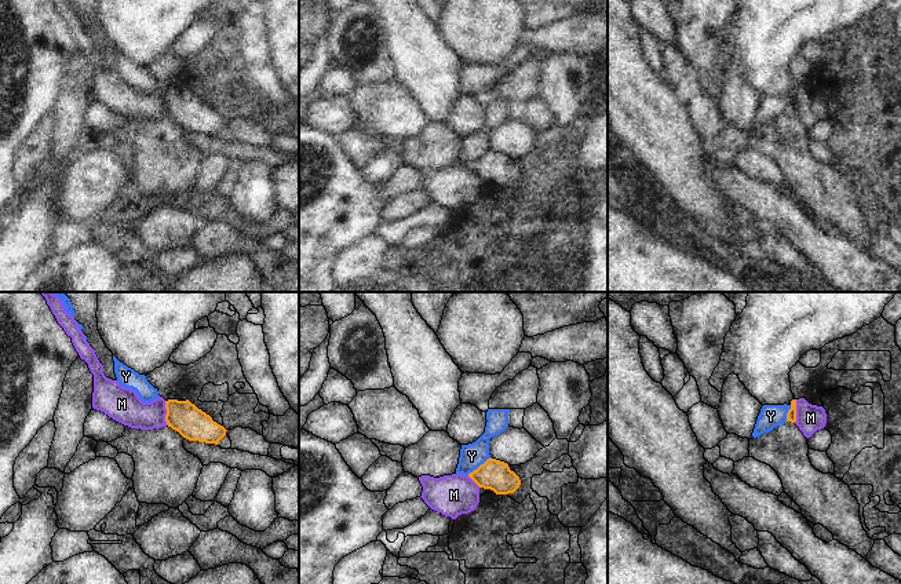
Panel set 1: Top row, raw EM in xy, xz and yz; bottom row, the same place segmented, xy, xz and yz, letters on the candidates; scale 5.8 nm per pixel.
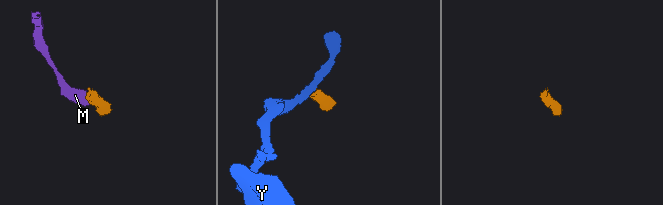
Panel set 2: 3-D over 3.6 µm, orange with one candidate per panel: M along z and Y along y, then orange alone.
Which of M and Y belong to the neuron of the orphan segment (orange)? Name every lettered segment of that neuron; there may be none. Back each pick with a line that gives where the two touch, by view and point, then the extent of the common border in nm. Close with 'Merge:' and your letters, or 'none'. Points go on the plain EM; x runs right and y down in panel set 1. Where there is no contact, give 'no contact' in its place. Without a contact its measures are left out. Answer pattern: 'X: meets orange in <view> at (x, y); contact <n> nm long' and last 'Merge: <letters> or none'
Merge: none

